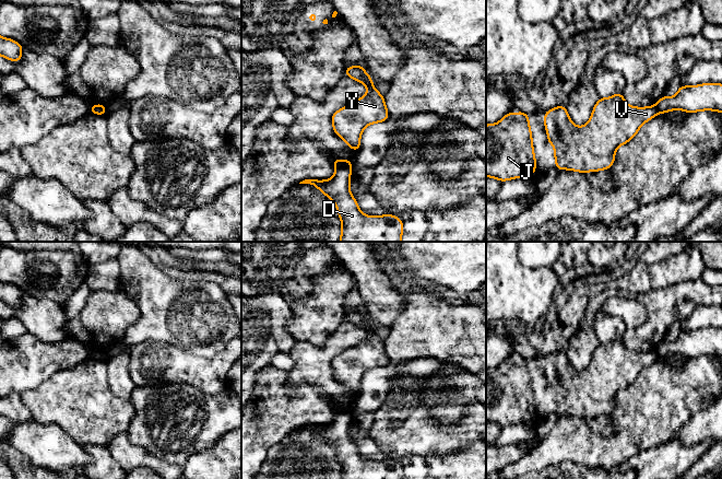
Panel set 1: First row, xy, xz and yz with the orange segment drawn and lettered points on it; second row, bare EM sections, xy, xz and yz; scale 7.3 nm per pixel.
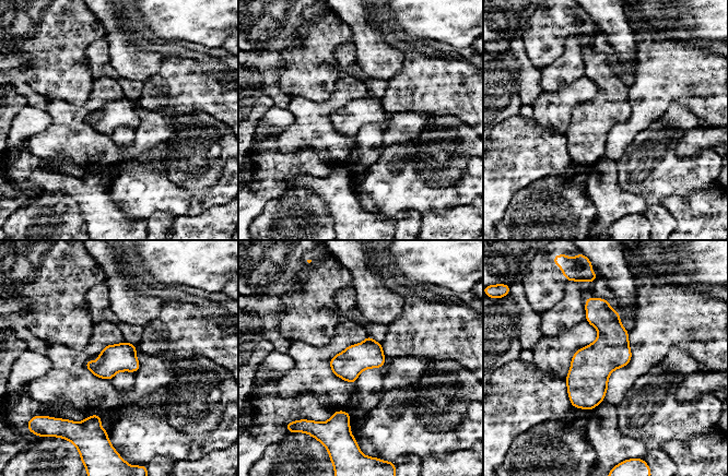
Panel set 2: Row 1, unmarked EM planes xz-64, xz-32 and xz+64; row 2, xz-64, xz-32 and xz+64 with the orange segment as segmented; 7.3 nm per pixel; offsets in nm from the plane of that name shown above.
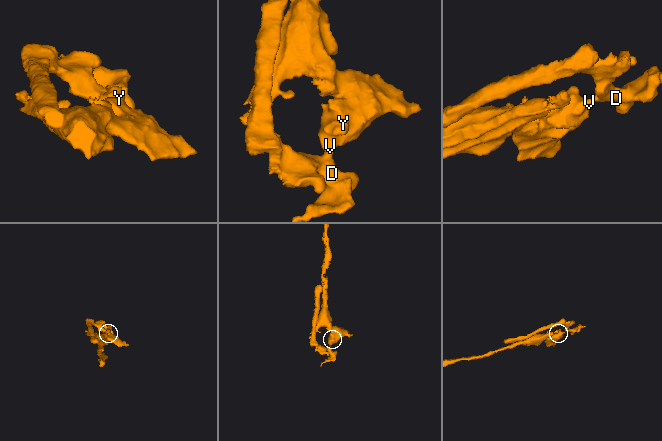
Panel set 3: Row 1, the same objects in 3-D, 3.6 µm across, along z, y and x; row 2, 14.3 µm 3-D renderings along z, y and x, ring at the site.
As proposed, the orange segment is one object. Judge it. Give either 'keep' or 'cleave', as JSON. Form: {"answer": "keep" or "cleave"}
{"answer": "cleave"}

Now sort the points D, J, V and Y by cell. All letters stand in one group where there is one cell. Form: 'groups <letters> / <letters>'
groups D / J V Y

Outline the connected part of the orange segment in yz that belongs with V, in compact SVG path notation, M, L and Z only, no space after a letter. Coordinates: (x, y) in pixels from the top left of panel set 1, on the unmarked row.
M622 337L611 342L600 342L583 372L577 372L570 365L565 350L545 357L544 369L548 382L546 389L554 389L555 412L559 416L570 414L580 418L609 414L615 407L616 394L629 387L640 372L658 359L655 350L649 352L628 350Z

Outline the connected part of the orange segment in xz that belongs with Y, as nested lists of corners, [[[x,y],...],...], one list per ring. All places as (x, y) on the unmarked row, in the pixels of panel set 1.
[[[360,309],[345,313],[345,320],[367,331],[365,341],[348,348],[336,355],[332,362],[333,376],[353,395],[360,393],[363,375],[371,369],[383,367],[389,363],[384,341],[375,332],[372,323]]]

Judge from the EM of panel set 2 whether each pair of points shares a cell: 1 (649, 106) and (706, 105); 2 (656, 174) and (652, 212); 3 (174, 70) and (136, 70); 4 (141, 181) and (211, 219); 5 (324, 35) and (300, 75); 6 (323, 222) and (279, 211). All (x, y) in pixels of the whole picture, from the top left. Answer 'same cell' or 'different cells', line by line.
1: same cell
2: different cells
3: different cells
4: different cells
5: same cell
6: same cell

